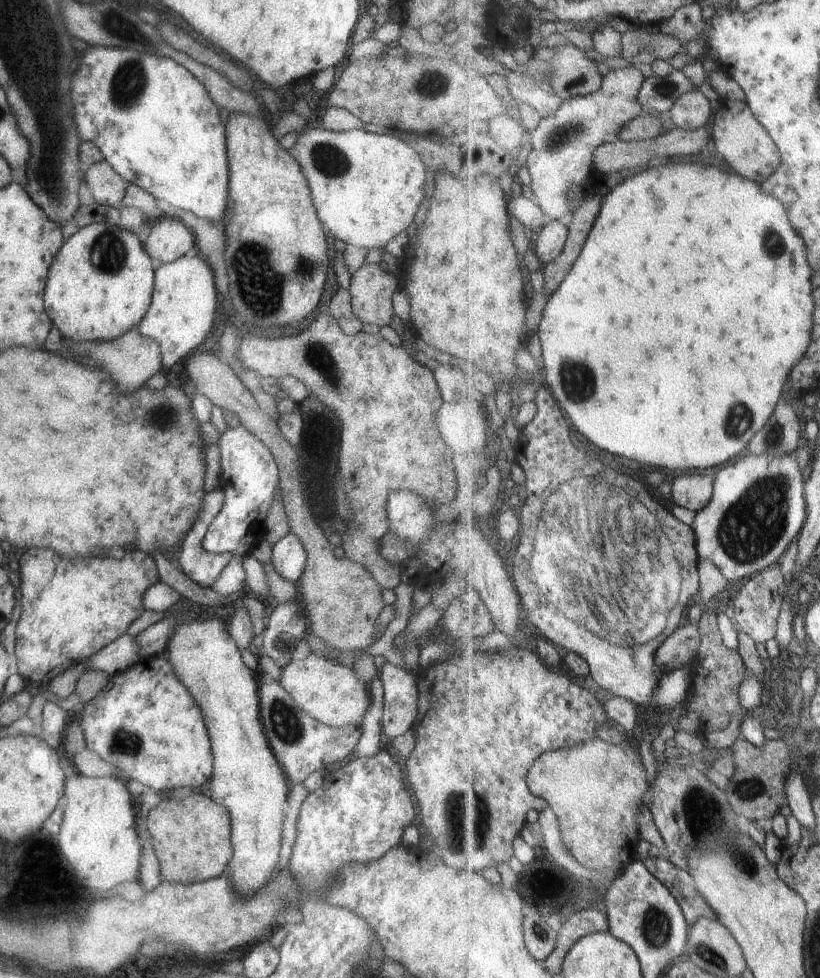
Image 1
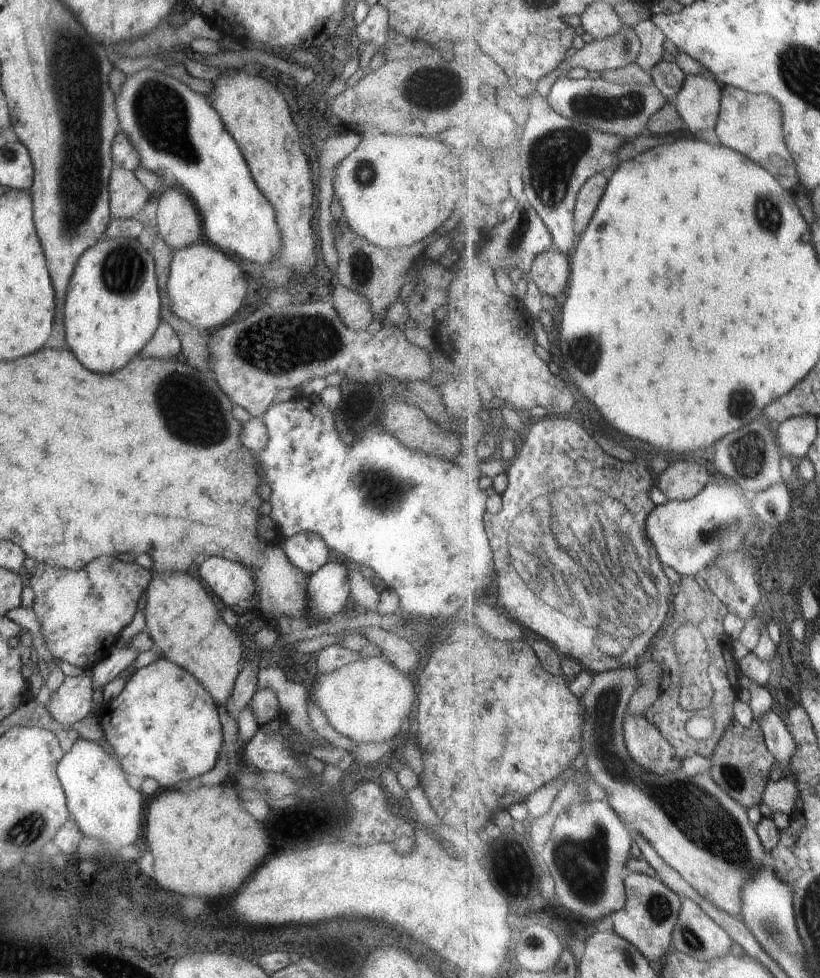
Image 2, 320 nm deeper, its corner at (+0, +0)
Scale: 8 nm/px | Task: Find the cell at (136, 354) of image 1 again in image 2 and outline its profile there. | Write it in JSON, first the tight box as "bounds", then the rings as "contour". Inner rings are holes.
{"bounds":[137,321,181,359],"contour":[[[160,321],[153,336],[143,345],[137,356],[144,359],[173,359],[181,350],[178,334],[165,322]]]}

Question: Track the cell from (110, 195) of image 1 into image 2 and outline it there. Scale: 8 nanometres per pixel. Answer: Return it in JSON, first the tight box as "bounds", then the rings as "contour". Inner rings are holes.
{"bounds":[107,165,152,219],"contour":[[[115,165],[110,170],[107,188],[111,219],[131,219],[152,197],[133,171]]]}

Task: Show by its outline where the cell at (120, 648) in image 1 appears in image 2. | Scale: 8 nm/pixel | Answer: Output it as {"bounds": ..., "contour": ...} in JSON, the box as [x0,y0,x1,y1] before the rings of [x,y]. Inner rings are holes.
{"bounds":[48,672,92,727],"contour":[[[85,672],[78,676],[65,676],[61,684],[50,694],[48,709],[51,718],[63,727],[81,720],[92,709],[91,673]]]}

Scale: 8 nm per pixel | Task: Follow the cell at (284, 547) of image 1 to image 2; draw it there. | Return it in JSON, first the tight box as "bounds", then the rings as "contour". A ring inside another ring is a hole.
{"bounds":[281,531,329,574],"contour":[[[299,531],[285,538],[281,547],[289,562],[305,574],[313,574],[329,558],[328,546],[314,532]]]}

